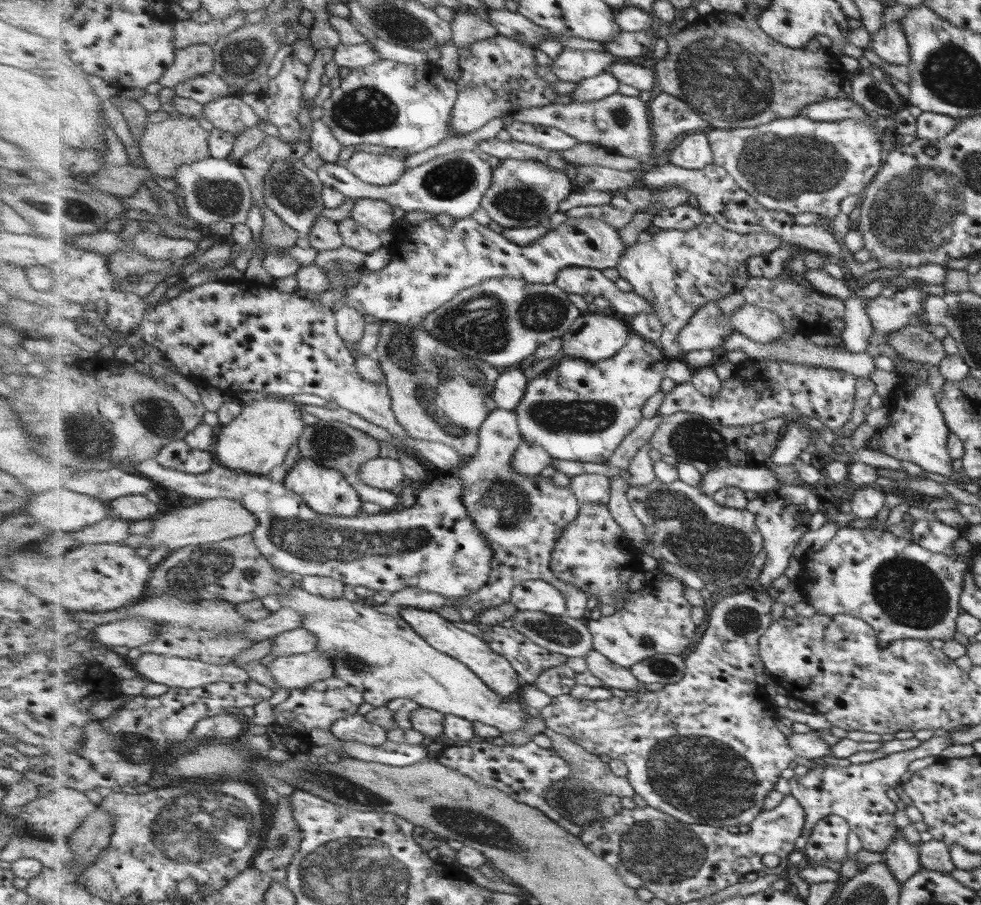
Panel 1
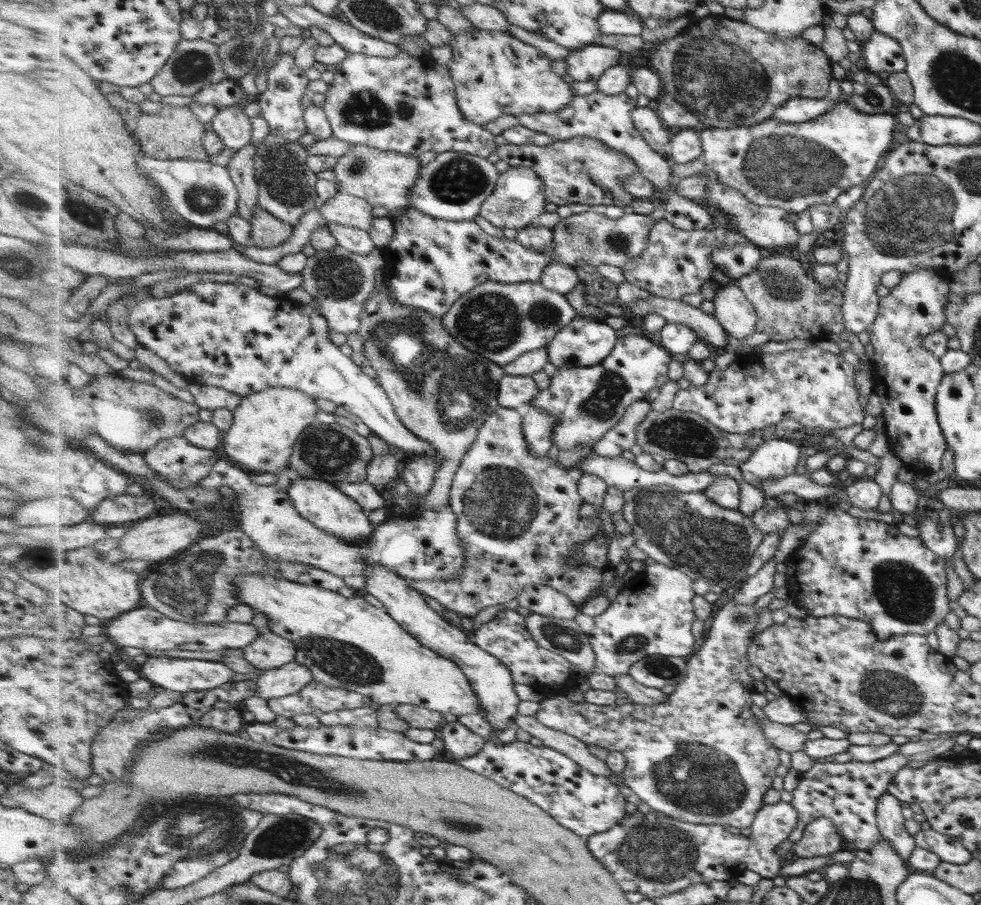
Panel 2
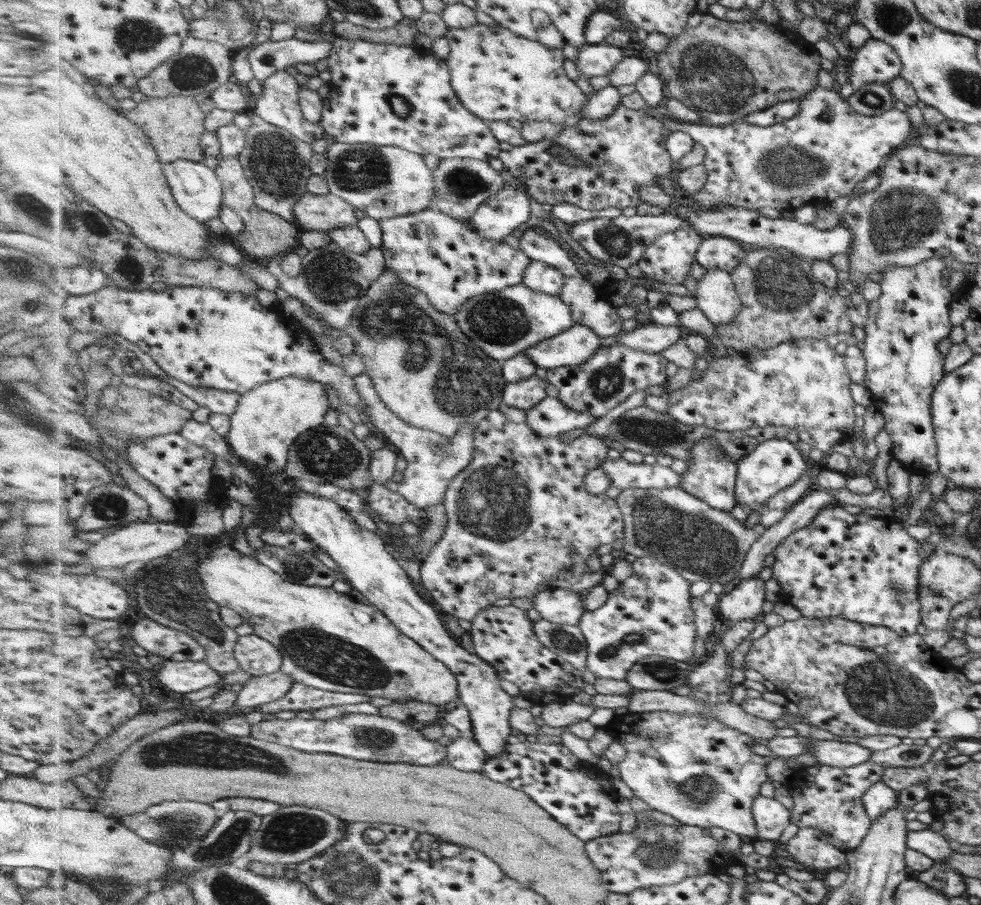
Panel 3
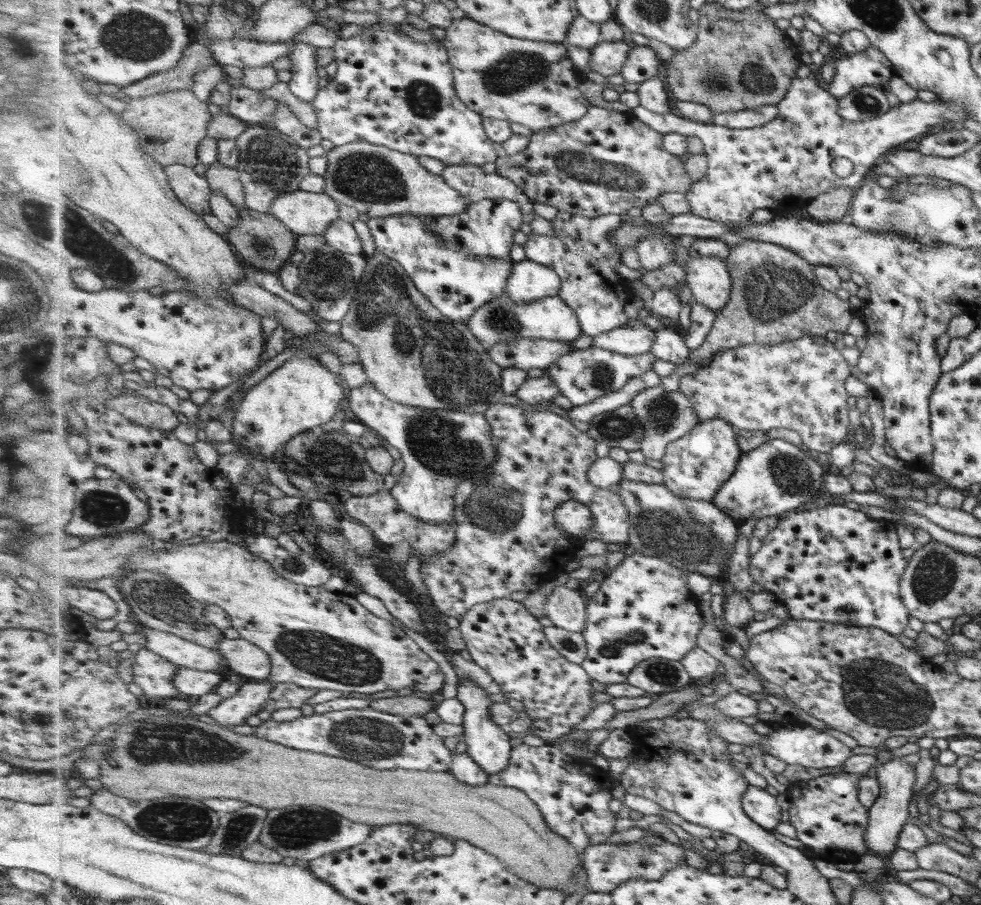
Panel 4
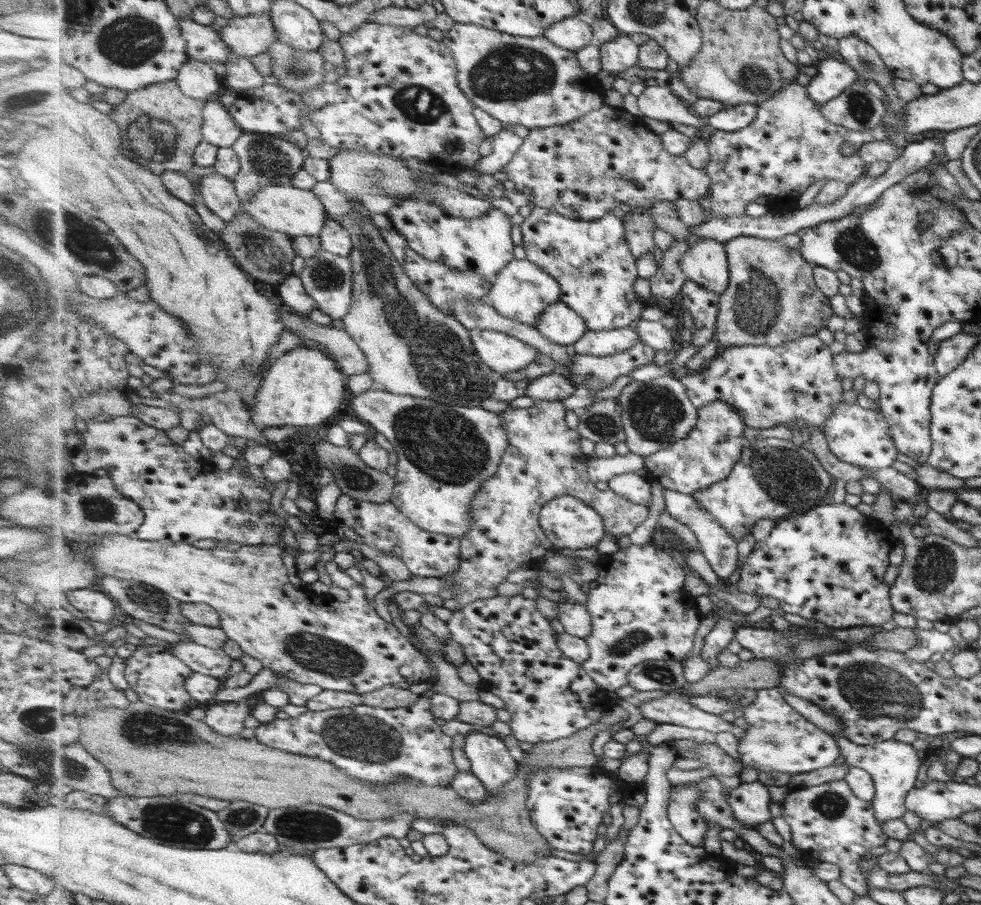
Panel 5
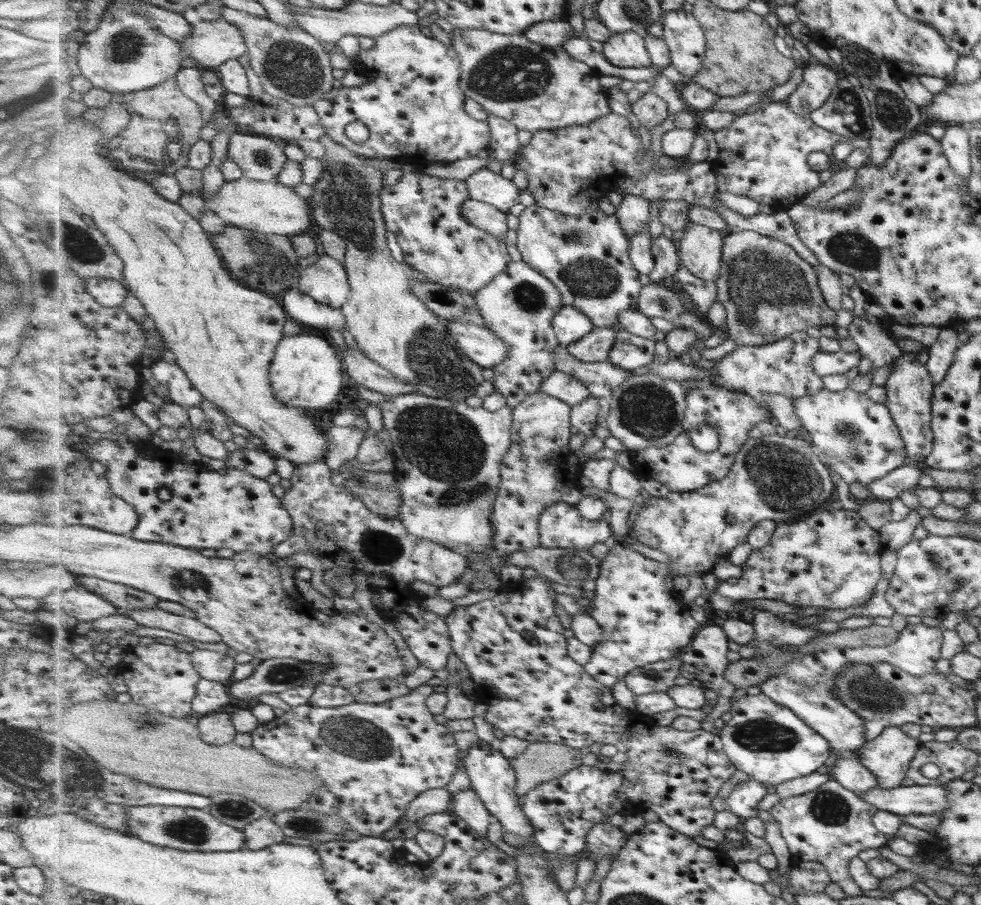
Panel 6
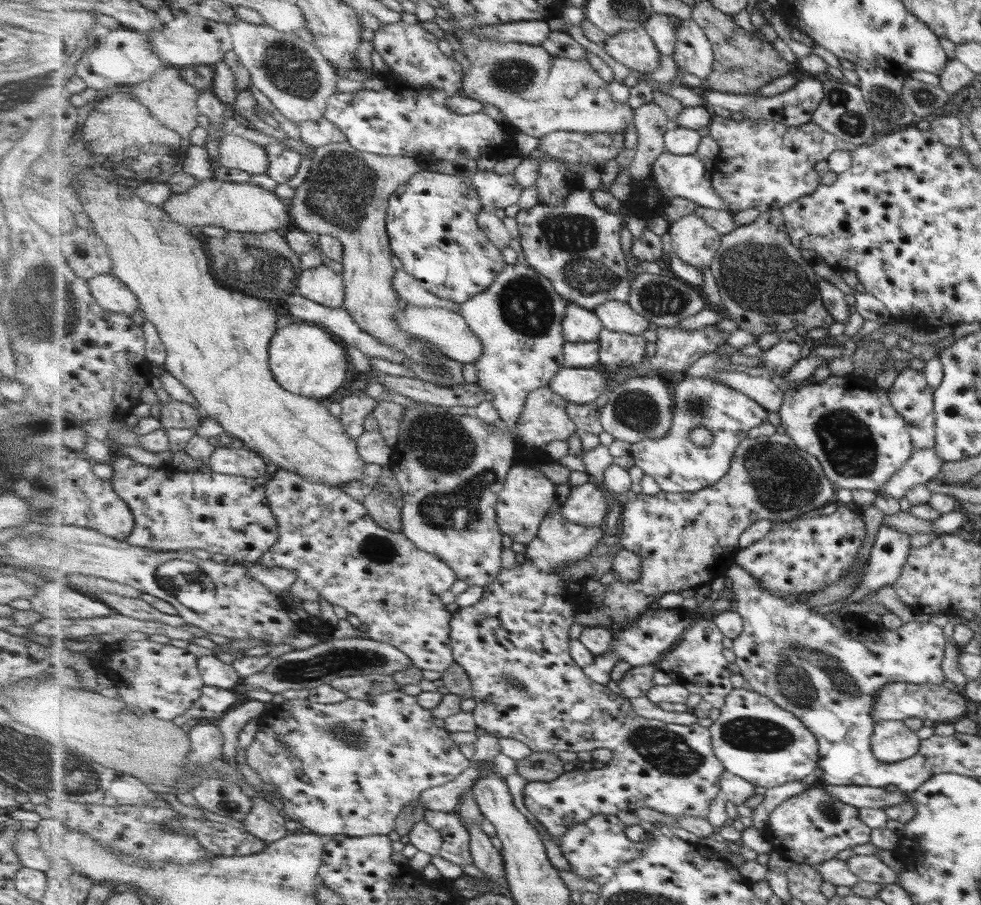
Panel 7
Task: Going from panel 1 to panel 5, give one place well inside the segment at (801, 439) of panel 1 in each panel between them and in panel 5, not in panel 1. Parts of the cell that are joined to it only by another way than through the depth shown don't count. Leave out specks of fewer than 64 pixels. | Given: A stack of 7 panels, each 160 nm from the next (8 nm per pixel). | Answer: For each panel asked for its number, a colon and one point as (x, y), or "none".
2: (776, 458)
3: (776, 464)
4: (778, 476)
5: (776, 479)

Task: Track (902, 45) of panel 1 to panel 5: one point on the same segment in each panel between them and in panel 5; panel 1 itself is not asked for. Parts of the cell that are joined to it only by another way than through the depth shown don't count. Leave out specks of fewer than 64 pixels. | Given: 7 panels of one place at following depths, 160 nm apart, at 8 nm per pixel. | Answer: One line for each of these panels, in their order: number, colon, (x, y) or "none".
2: (882, 55)
3: (875, 61)
4: (870, 68)
5: (833, 76)

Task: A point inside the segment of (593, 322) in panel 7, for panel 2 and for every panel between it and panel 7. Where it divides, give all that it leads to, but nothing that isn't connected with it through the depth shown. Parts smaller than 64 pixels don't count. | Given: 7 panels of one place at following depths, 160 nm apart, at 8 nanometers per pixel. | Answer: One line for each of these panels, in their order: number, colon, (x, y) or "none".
2: (501, 322)
3: (505, 323)
4: (500, 320)
5: (561, 324)
6: (571, 325)

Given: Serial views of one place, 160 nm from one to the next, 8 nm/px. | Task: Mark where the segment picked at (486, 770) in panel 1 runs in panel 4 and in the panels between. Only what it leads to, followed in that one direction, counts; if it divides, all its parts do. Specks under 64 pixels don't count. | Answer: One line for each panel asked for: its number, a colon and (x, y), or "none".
2: (587, 804)
3: (576, 793)
4: (574, 796)

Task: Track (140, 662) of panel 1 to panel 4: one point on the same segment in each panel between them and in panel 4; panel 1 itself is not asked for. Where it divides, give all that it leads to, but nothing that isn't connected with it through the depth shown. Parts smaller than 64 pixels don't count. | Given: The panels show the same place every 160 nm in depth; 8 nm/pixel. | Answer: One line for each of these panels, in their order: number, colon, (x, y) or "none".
2: (183, 675)
3: (183, 677)
4: (191, 682)

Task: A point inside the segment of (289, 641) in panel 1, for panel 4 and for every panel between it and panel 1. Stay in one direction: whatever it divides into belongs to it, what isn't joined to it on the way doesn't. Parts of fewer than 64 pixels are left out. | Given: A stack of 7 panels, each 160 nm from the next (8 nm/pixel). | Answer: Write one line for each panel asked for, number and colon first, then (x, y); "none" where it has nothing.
2: (270, 650)
3: (258, 656)
4: (249, 661)

